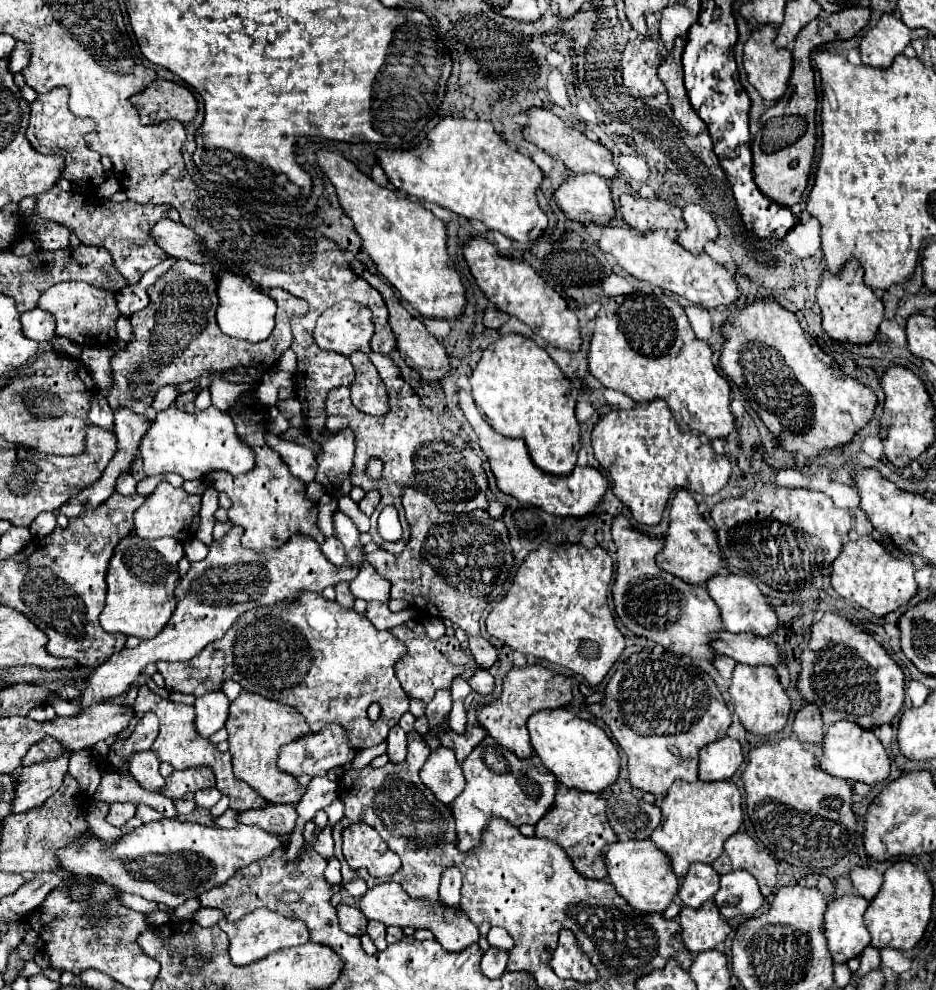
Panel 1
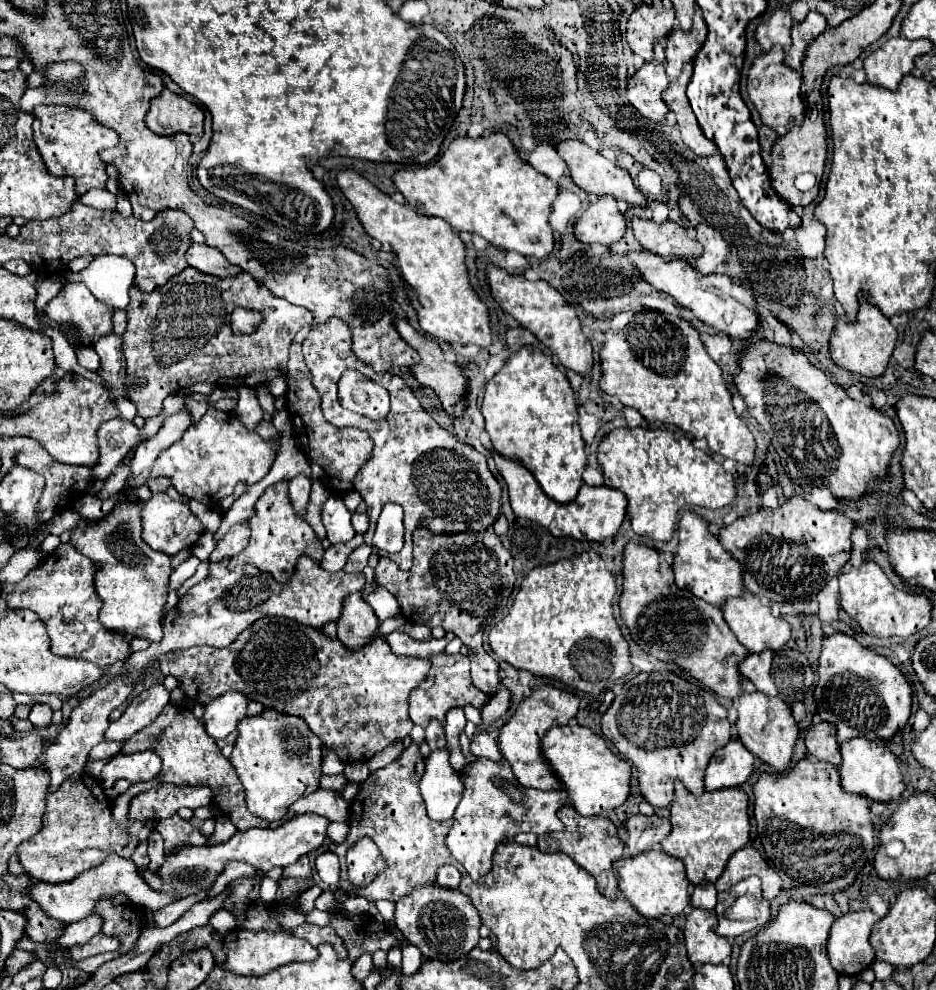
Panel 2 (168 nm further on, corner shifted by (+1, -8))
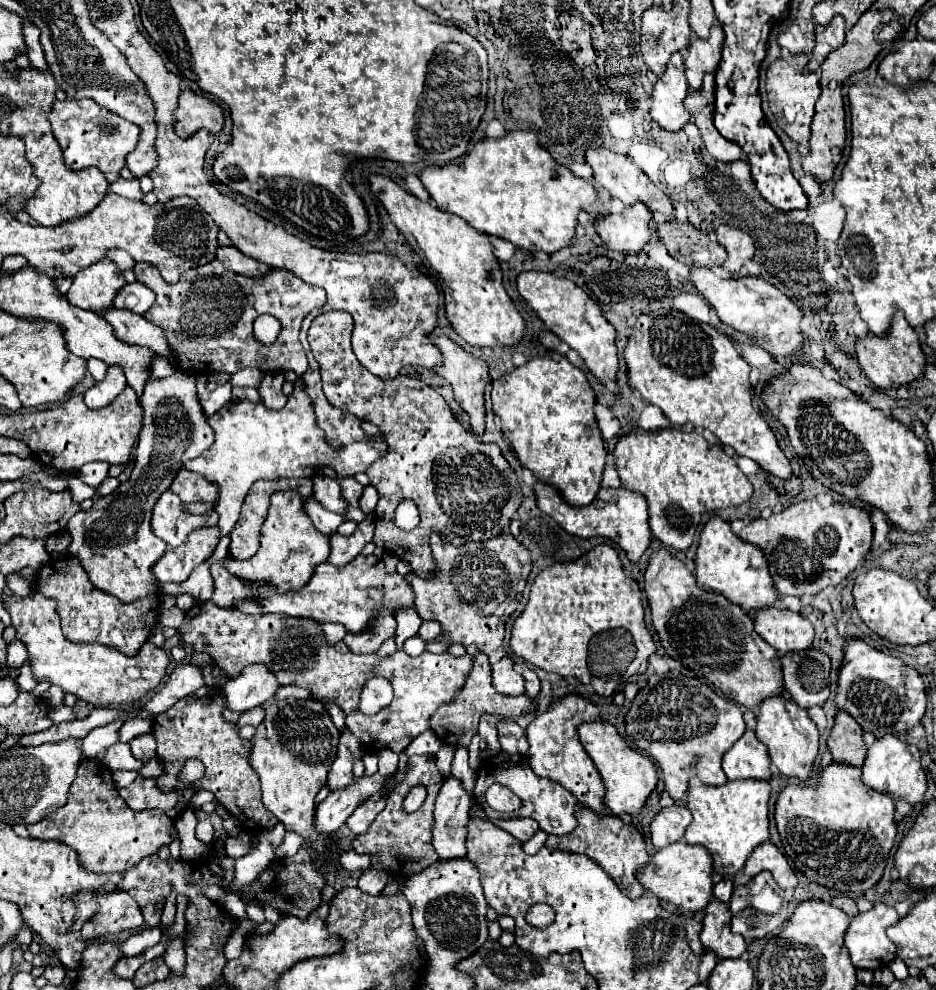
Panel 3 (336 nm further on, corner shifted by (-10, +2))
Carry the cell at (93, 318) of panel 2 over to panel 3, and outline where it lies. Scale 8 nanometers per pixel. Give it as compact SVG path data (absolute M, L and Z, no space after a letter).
M99 260L93 266L87 266L75 274L73 284L65 298L69 304L91 310L91 312L105 312L111 308L117 290L125 284L123 272L117 268L113 260Z

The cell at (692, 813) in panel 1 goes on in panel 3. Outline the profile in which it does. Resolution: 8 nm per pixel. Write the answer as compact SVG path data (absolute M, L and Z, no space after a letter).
M691 778L689 794L687 794L687 808L693 814L693 822L685 830L685 840L689 844L705 846L713 856L713 870L721 876L735 876L751 856L751 852L771 838L769 834L769 798L771 786L765 780L735 780L723 786L707 786L701 784L699 778Z

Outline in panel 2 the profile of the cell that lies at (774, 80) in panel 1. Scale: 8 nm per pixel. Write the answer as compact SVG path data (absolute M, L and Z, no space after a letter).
M774 46L770 52L764 52L754 60L748 72L748 94L752 104L760 112L764 124L768 124L778 132L784 132L792 120L796 122L804 120L804 102L800 96L800 84L802 84L800 72L784 64L784 50L780 46Z

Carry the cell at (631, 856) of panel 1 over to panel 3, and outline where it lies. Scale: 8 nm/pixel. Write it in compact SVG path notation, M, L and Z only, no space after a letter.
M679 840L663 850L657 850L651 862L641 868L639 882L645 890L653 892L657 898L663 898L687 912L703 910L713 898L713 862L705 846L691 846L685 840Z

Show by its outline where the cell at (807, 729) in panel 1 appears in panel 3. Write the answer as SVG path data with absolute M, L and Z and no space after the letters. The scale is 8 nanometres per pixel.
M847 712L837 714L827 746L835 762L843 762L851 766L861 766L867 754L867 746L863 742L863 730L855 722L855 718L851 718L851 714Z

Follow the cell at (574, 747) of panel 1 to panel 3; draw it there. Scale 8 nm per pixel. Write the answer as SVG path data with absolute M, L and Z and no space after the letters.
M607 722L581 724L579 726L579 738L581 738L581 744L585 746L587 754L593 758L593 762L595 762L595 766L603 778L603 784L607 790L607 794L605 794L607 810L615 816L641 812L649 794L657 786L657 768L655 768L653 760L643 756L641 752L637 752L633 746L629 746L619 736L615 726L611 726Z

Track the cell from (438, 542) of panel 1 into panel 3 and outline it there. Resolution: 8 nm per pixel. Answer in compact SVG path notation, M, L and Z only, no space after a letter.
M503 532L497 538L491 538L487 542L467 542L465 546L451 546L451 544L443 542L441 536L433 534L431 550L433 550L433 558L437 562L435 578L423 580L415 574L405 576L407 582L415 590L417 614L421 616L421 620L437 620L443 626L441 634L447 636L445 642L461 644L465 648L475 644L479 652L487 654L487 658L491 662L491 670L493 670L493 686L499 694L505 694L505 696L525 694L525 680L521 678L521 674L515 672L513 660L509 658L509 654L505 650L505 626L507 626L507 620L517 610L517 604L523 596L523 588L525 588L529 572L531 572L529 550L523 544L519 544L509 532Z

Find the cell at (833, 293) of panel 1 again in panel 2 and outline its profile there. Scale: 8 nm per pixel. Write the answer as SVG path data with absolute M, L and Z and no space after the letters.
M860 296L860 308L854 322L842 320L842 316L836 316L836 324L830 336L830 356L838 366L850 372L874 378L886 370L886 364L896 346L896 338L898 334L896 334L896 328L890 324L890 320L876 306L868 304L864 296Z

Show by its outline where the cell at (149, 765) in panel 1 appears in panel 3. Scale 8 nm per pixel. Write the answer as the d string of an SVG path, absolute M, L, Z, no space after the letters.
M151 732L129 740L129 746L131 746L131 752L133 752L133 756L137 760L145 760L147 762L147 760L155 758L155 754L157 754L155 752L155 738L153 738Z

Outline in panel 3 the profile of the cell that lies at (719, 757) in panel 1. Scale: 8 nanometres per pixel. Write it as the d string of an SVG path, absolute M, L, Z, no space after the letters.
M747 730L723 756L723 770L729 780L769 780L769 764L767 748L757 740L753 730Z

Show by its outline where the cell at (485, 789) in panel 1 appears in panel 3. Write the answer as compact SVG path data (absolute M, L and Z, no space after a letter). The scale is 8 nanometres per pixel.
M505 752L497 754L495 758L491 758L485 766L487 770L483 770L483 778L477 780L477 792L475 792L475 800L483 806L485 814L491 816L491 818L507 818L507 814L499 814L495 812L487 802L485 802L485 796L483 792L491 786L491 784L501 784L505 788L509 788L511 792L515 792L521 800L523 800L523 808L517 812L521 816L515 816L515 818L533 818L539 822L541 830L547 832L547 834L555 834L555 836L563 836L563 834L569 834L575 826L577 826L577 820L575 820L575 806L577 806L577 800L573 798L573 794L569 790L565 790L561 784L557 782L551 782L547 778L539 778L535 776L535 772L527 766L527 758L521 756L521 754L515 754L515 756L509 756Z

